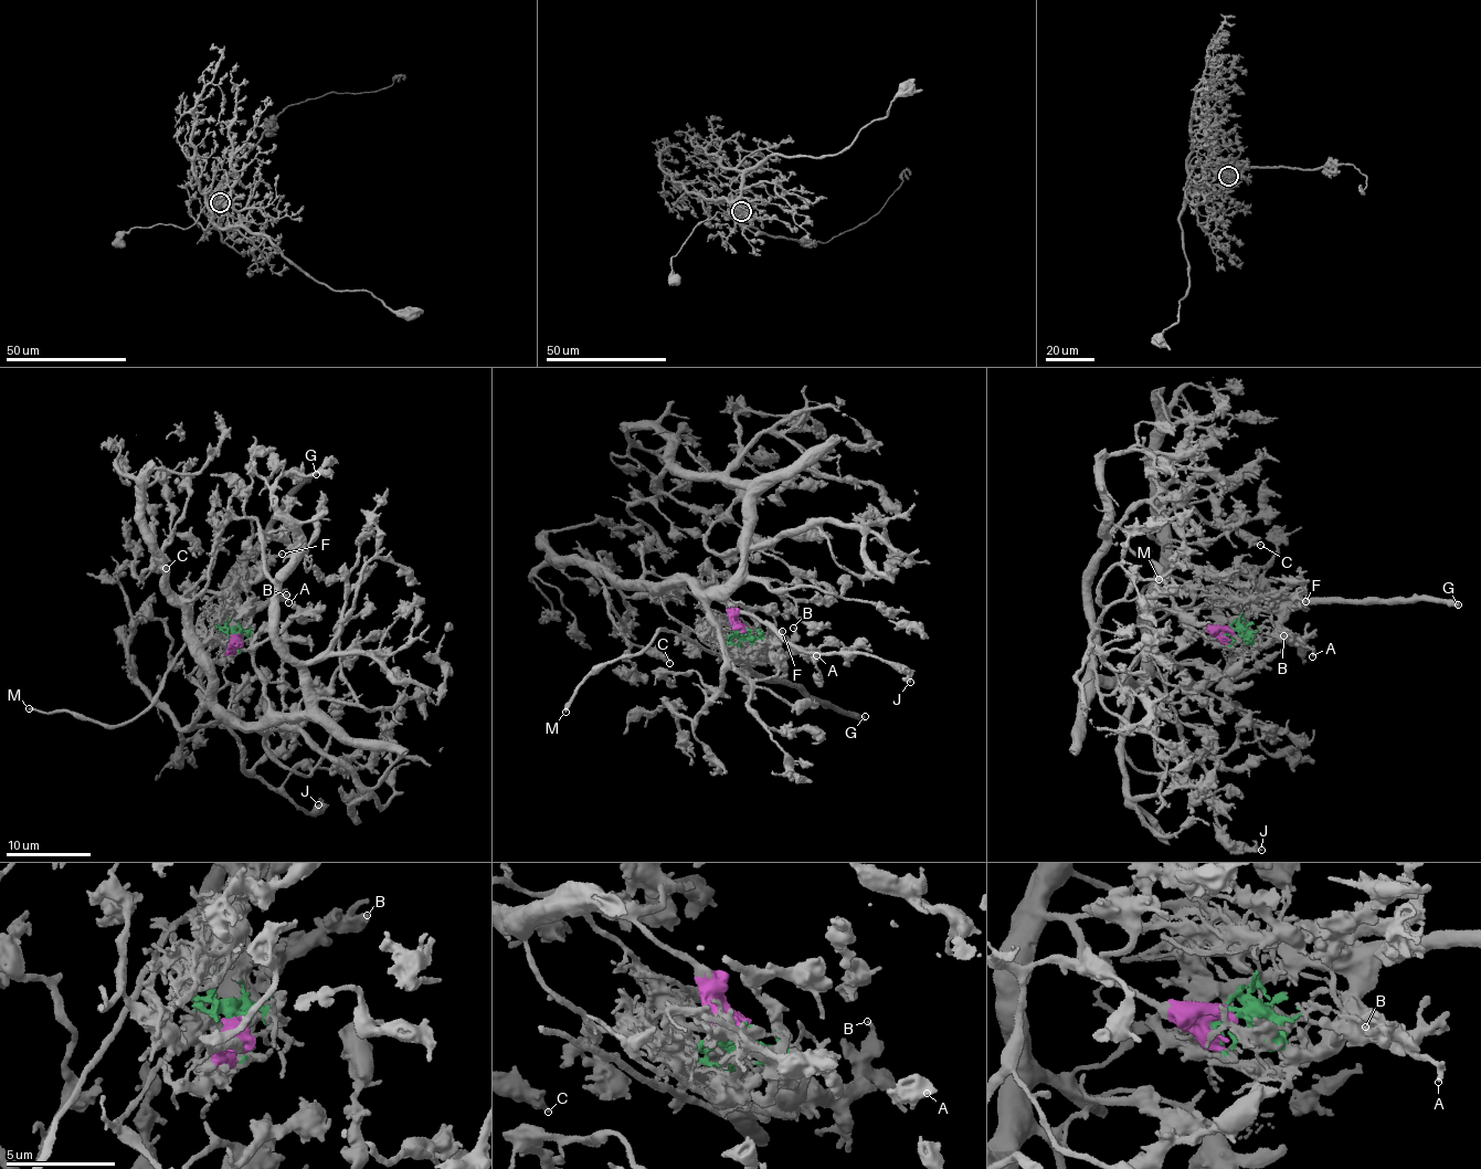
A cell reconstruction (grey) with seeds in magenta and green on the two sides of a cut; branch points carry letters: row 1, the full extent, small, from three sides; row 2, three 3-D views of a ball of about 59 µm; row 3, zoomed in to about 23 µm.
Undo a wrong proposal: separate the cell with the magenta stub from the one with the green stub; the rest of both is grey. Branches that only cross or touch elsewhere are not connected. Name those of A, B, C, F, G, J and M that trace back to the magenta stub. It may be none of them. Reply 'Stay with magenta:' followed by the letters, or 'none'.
Stay with magenta: C, J

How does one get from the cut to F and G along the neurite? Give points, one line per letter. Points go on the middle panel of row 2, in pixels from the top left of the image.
F: (743, 624), (734, 651), (743, 645), (748, 649), (767, 646), (773, 630), (783, 632)
G: (743, 624), (743, 636), (751, 642), (749, 663), (759, 673), (792, 681), (811, 696), (865, 716)

